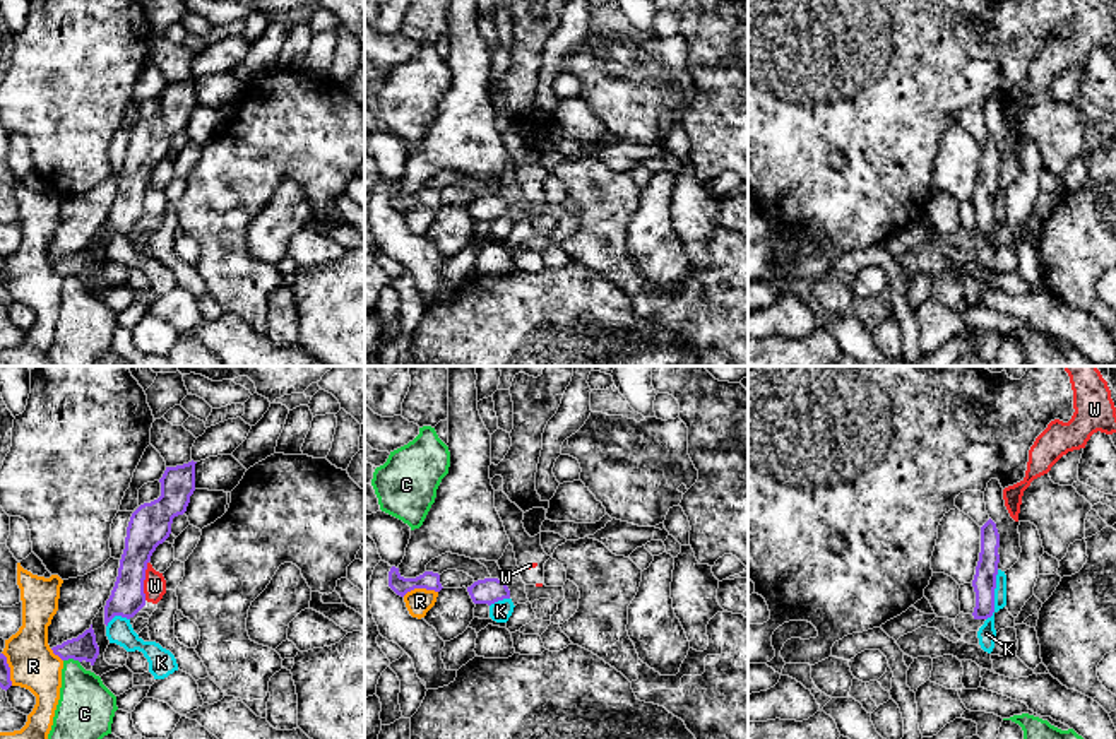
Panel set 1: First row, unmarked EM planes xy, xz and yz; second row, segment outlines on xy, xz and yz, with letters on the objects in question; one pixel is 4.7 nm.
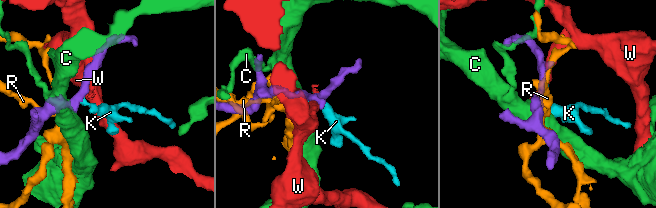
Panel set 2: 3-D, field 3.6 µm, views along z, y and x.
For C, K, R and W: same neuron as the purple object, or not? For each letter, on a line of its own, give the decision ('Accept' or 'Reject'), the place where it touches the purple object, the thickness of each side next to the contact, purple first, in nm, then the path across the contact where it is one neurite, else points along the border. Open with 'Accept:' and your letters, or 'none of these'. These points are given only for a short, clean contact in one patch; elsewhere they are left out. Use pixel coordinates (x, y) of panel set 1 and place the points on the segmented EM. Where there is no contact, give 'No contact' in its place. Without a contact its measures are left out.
Accept: none of these
C: Reject. Touches purple at xy (72, 657). Thickness 120 nm (purple) against 260 nm. Boundary: xy (64, 659), (76, 659), (79, 662)
K: Reject. Touches purple at yz (993, 596). Thickness 110 nm (purple) against 90 nm. Boundary: yz (998, 570), (993, 613), (986, 620)
R: Reject. Touches purple at xz (420, 587). Thickness 90 nm (purple) against 120 nm
W: Reject. Touches purple at xy (144, 579). Thickness 200 nm (purple) against 110 nm

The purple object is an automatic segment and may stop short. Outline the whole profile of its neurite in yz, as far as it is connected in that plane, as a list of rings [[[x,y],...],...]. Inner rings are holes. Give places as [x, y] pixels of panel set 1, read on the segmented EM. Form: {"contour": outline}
{"contour": [[[989,518],[981,527],[981,553],[972,580],[976,592],[974,619],[988,619],[994,612],[994,588],[1000,563],[998,547],[1000,534],[996,523]]]}

